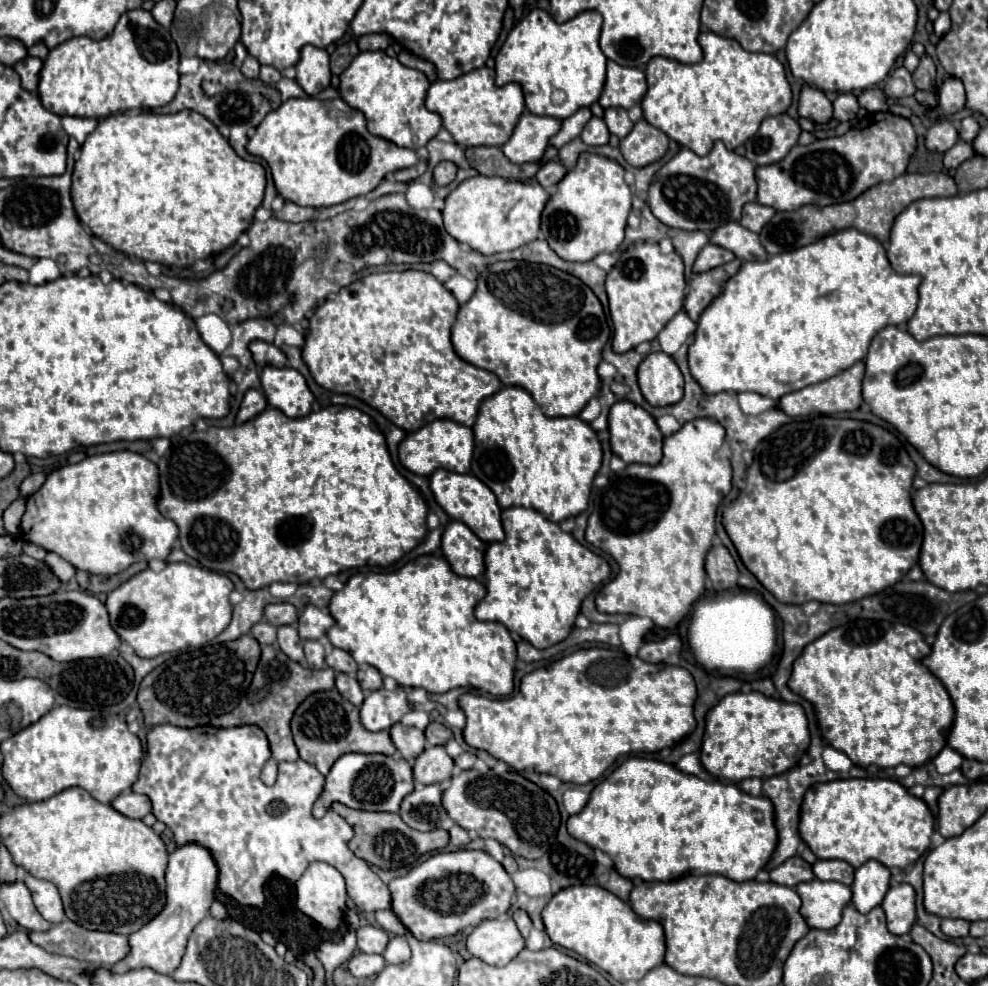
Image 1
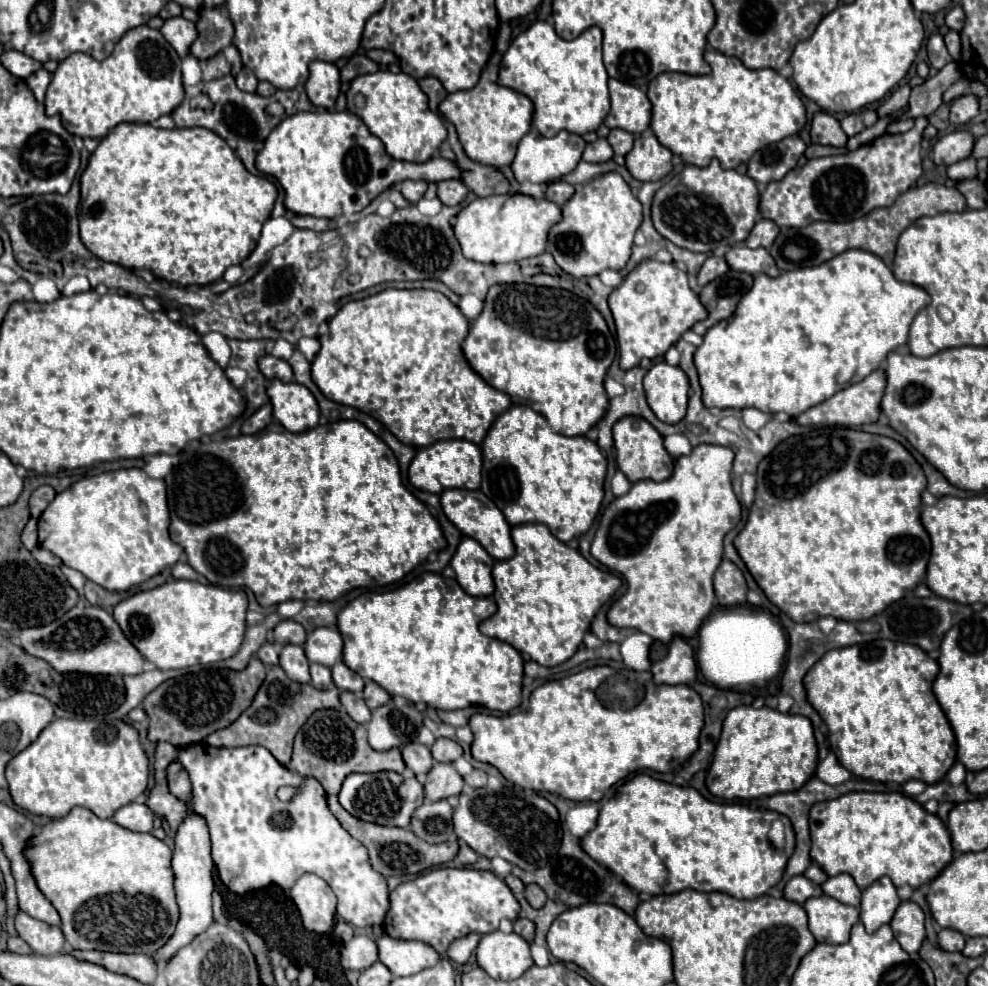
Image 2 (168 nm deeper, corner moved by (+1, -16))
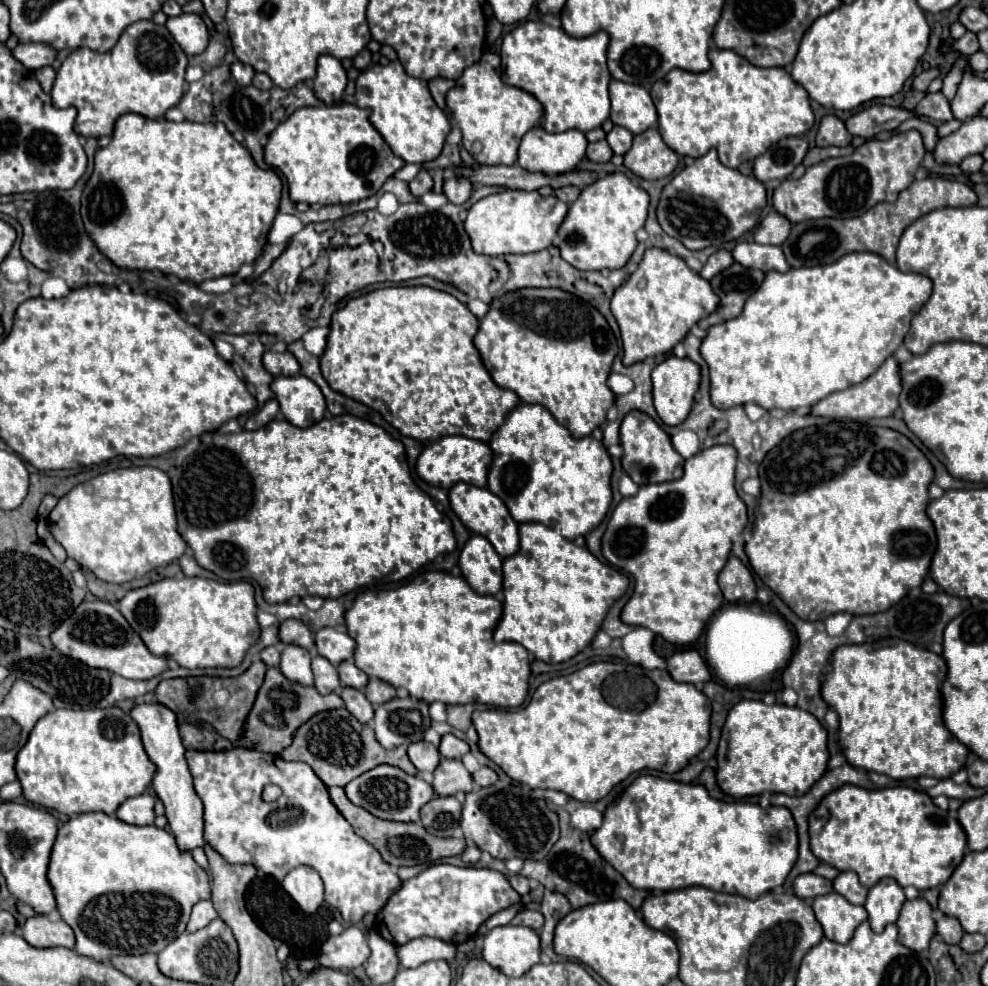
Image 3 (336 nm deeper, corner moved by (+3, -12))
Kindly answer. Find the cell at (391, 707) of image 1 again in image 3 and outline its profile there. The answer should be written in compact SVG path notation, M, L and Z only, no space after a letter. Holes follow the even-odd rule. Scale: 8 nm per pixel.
M392 698L390 702L376 706L372 726L376 732L376 740L388 750L418 742L430 728L428 704L412 698Z

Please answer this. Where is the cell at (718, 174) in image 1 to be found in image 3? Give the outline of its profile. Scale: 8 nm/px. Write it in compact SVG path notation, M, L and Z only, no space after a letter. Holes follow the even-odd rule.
M712 148L664 186L658 204L658 222L668 236L680 240L688 250L702 250L708 246L720 248L752 230L766 204L764 184L754 176L744 176L738 170L724 166L718 152Z

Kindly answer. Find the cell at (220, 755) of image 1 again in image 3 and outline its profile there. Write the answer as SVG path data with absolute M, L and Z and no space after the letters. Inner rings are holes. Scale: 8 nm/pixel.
M232 748L224 752L198 752L188 750L186 760L192 772L196 794L204 804L204 839L216 852L220 852L230 864L254 864L260 872L282 880L292 868L306 864L318 870L324 880L324 900L332 908L338 908L348 924L358 924L366 912L376 914L388 898L400 888L402 880L386 864L380 852L354 832L346 818L338 812L328 796L326 784L304 762L286 762L276 754L260 750ZM276 784L282 788L282 796L274 802L260 800L262 788Z

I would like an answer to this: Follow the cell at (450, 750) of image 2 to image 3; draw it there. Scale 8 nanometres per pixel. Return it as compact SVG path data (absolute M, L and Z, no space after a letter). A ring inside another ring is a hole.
M446 734L446 736L442 736L438 750L444 758L462 758L466 752L470 752L470 746L464 740L456 738L454 734Z

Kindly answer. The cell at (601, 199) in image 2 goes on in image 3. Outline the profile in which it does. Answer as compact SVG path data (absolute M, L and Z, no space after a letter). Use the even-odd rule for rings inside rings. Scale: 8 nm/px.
M622 172L606 174L582 190L578 200L570 204L568 216L562 222L556 238L560 256L578 270L624 268L638 246L636 232L644 226L648 216L648 194L634 186Z

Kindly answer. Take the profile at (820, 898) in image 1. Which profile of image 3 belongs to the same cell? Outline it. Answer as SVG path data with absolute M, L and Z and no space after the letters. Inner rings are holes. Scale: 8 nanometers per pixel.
M830 892L828 896L818 896L812 902L812 908L824 928L824 936L838 944L850 942L856 926L868 918L864 906L850 904L838 892Z

